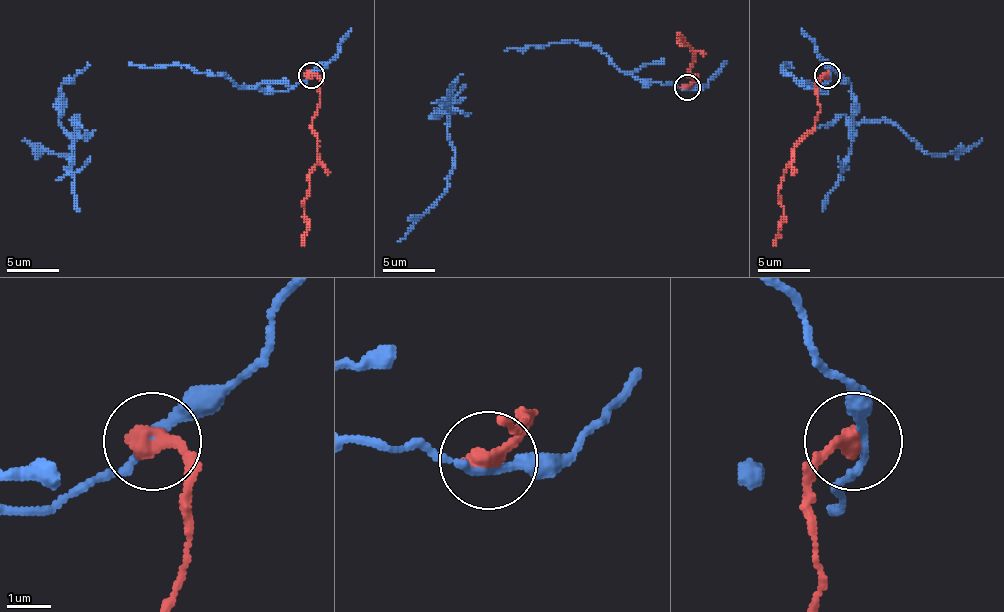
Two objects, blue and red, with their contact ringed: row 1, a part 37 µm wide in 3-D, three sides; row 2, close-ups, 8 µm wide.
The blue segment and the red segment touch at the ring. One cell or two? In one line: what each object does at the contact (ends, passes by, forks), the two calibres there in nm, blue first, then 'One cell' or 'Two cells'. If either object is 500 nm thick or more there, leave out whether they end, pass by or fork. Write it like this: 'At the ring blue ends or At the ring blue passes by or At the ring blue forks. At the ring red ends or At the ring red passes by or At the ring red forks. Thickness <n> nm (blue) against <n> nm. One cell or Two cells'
At the ring blue passes by. At the ring red ends. Thickness 200 nm (blue) against 480 nm. Two cells

